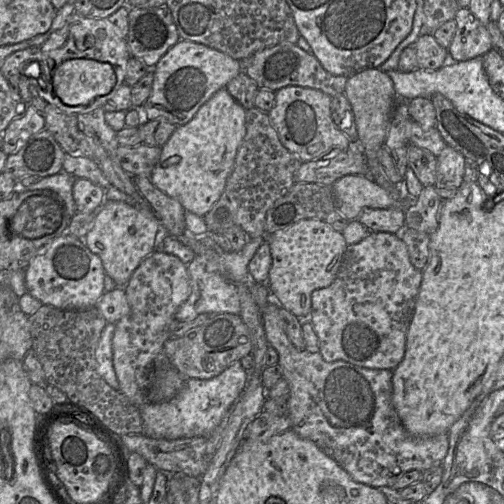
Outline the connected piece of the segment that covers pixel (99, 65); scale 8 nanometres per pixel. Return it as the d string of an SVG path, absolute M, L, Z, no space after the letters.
M69 59L52 73L54 92L66 105L86 105L109 94L116 84L112 65L92 59Z

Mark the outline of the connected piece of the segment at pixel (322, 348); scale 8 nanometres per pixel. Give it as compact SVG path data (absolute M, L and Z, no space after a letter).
M370 232L356 244L347 245L334 281L311 294L309 321L317 334L318 350L327 362L342 360L370 369L394 370L403 360L407 331L412 320L422 271L415 268L400 234Z

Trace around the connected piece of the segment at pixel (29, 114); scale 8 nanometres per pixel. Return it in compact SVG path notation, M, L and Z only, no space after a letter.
M28 105L23 115L17 115L4 131L2 150L9 156L16 153L31 136L45 129L42 113Z

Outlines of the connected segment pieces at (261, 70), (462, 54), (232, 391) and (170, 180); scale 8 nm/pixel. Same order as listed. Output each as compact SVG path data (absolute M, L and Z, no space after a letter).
M277 44L257 51L245 60L238 61L242 64L242 72L245 72L251 79L253 79L259 89L277 91L286 86L301 86L321 90L331 97L345 93L348 77L337 76L326 71L314 54L307 53L296 44Z
M459 8L455 21L456 33L448 47L451 61L465 61L483 57L494 48L487 26L482 24L468 8Z
M240 360L234 361L221 374L210 379L186 379L181 391L170 401L153 403L146 402L139 407L143 435L153 439L176 440L180 438L208 437L219 425L225 413L244 390L249 372L241 365Z
M225 87L218 90L188 123L177 126L161 147L160 159L150 175L154 186L179 201L186 211L204 217L219 200L233 171L237 151L246 133L246 111Z

